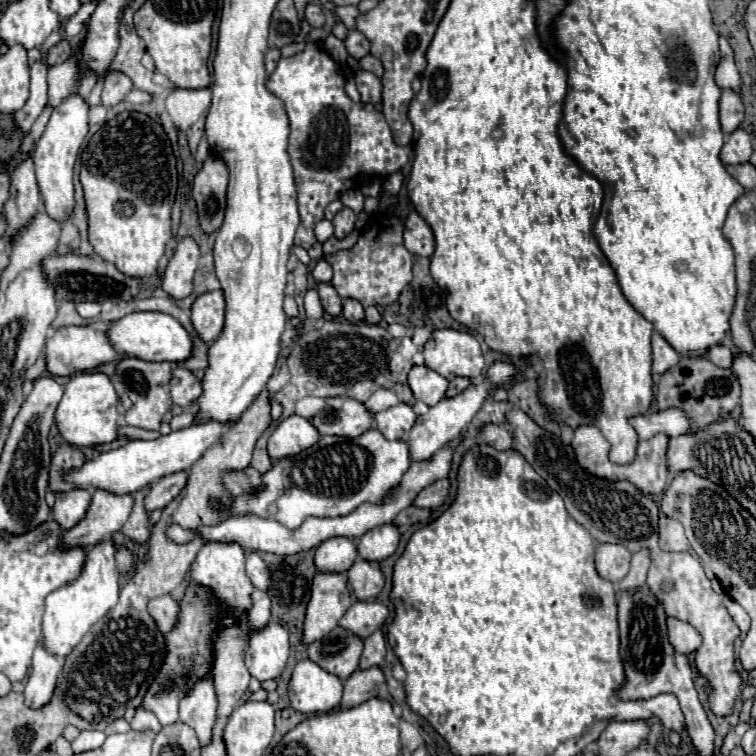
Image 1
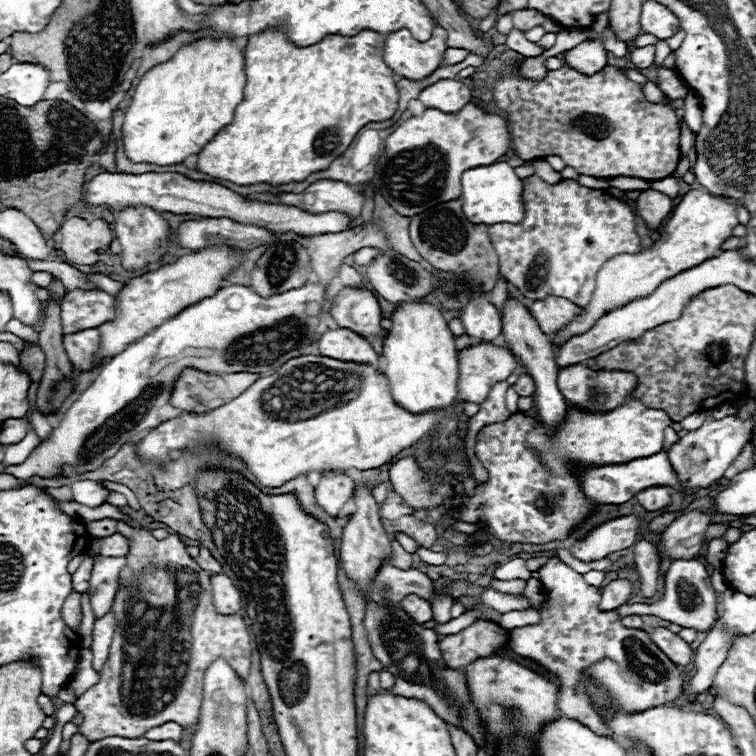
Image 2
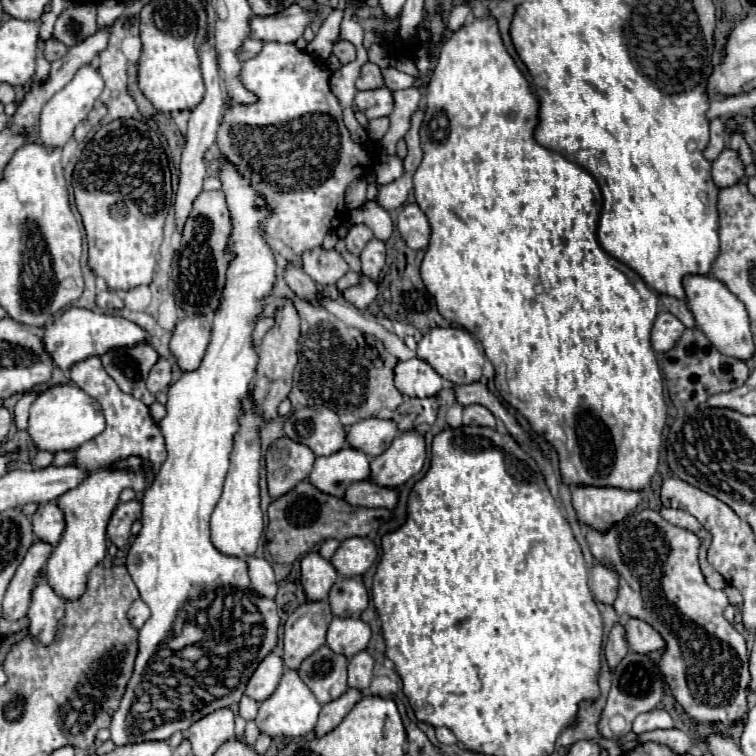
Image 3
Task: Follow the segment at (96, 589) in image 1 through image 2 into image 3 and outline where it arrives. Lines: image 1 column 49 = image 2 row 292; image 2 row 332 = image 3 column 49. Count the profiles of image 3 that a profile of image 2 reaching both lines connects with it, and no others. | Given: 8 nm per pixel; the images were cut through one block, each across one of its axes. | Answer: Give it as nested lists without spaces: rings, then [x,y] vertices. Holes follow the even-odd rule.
[[[88,356],[76,362],[70,368],[70,380],[88,396],[98,400],[106,418],[106,430],[76,448],[74,464],[86,472],[86,478],[78,484],[78,488],[68,490],[58,498],[58,508],[64,512],[66,528],[62,540],[56,544],[46,562],[46,576],[50,580],[50,586],[64,600],[76,600],[78,596],[82,596],[82,592],[86,590],[88,572],[106,556],[106,524],[110,520],[110,512],[114,512],[114,508],[118,506],[120,492],[124,488],[141,492],[148,484],[144,470],[116,468],[116,464],[128,456],[138,456],[144,458],[146,466],[152,472],[158,472],[158,468],[166,460],[164,438],[160,428],[152,420],[148,406],[132,394],[124,394],[118,384],[106,374],[98,356]]]

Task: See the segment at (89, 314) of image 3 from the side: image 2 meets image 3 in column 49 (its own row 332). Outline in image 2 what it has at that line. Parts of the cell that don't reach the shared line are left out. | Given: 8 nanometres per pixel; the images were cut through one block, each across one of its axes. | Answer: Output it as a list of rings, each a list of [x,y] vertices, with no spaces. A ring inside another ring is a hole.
[[[346,328],[324,332],[318,340],[318,350],[322,356],[342,362],[370,364],[378,370],[378,354],[372,344],[364,336],[356,336],[356,332],[348,332]]]

